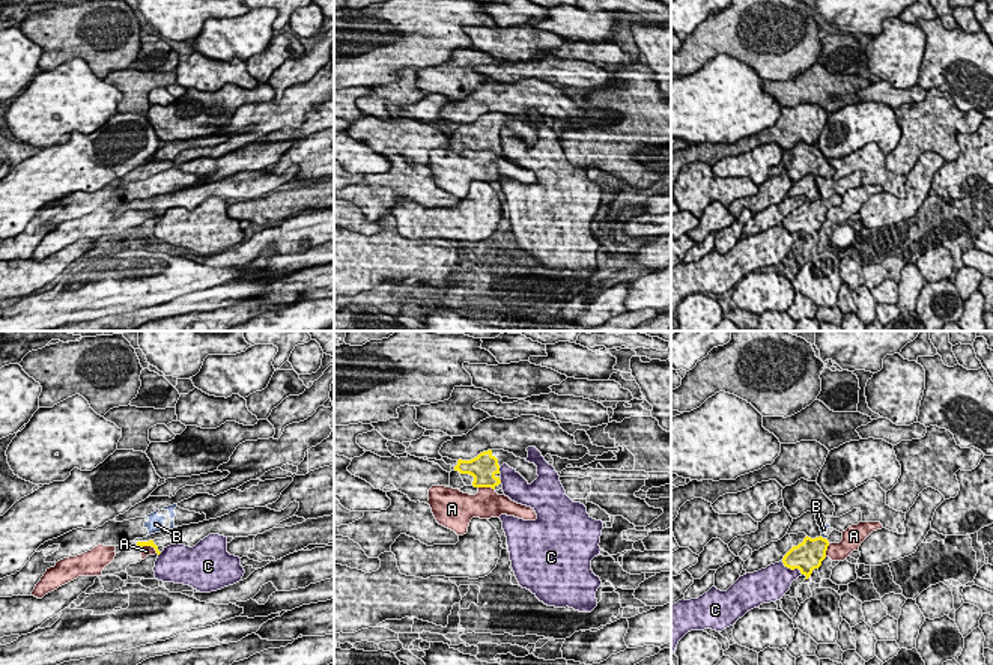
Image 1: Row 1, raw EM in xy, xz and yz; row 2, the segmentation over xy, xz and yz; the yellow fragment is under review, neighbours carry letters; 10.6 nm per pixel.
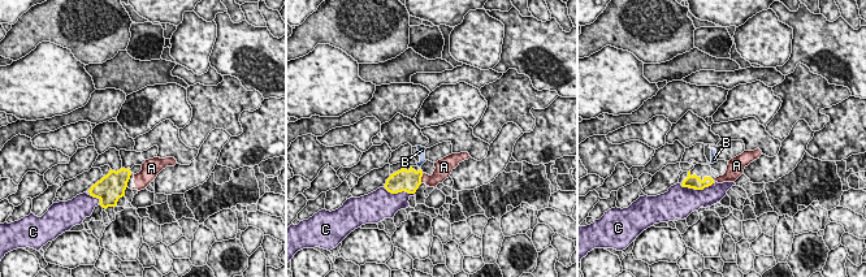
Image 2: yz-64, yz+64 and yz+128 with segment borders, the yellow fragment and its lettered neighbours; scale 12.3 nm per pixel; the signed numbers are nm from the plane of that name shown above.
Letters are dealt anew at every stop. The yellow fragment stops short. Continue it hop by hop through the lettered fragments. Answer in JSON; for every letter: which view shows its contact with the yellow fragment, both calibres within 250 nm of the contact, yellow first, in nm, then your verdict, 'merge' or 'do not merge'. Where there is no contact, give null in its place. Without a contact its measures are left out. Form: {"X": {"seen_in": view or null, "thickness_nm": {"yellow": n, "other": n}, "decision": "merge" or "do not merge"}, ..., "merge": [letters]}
{"A": {"seen_in": "xz", "thickness_nm": {"yellow": 280, "other": 320}, "decision": "do not merge"}, "B": {"seen_in": "yz", "thickness_nm": {"yellow": 320, "other": 70}, "decision": "do not merge"}, "C": {"seen_in": "yz", "thickness_nm": {"yellow": 320, "other": 340}, "decision": "do not merge"}, "merge": []}

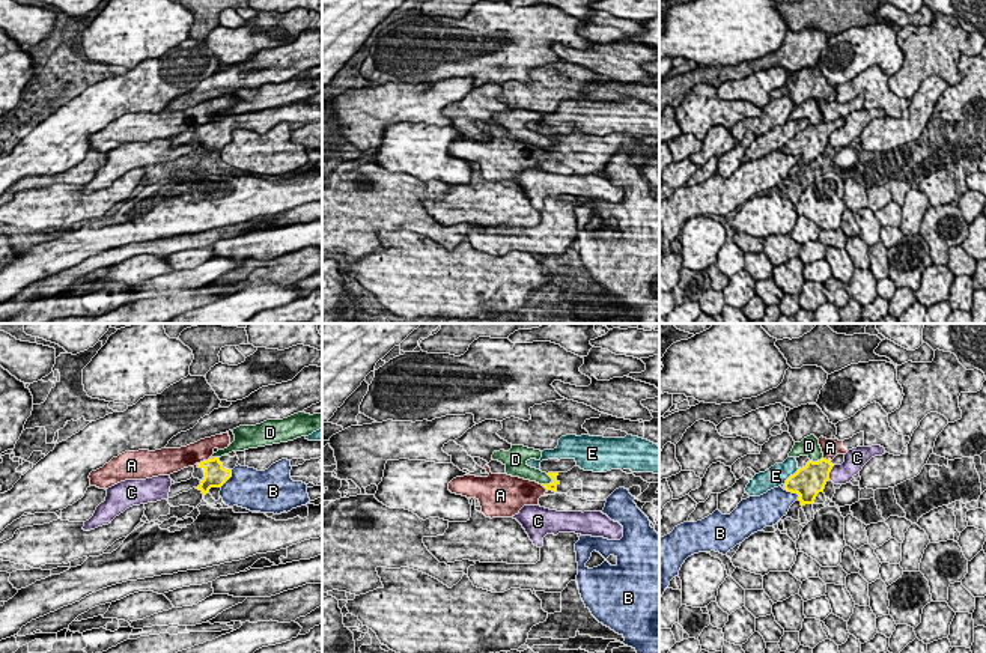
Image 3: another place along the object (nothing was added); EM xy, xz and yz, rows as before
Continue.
{"A": {"seen_in": "xy", "thickness_nm": {"yellow": 240, "other": 220}, "decision": "do not merge"}, "B": {"seen_in": "yz", "thickness_nm": {"yellow": 340, "other": 320}, "decision": "do not merge"}, "C": {"seen_in": "yz", "thickness_nm": {"yellow": 320, "other": 220}, "decision": "do not merge"}, "D": {"seen_in": "xz", "thickness_nm": {"yellow": 100, "other": 140}, "decision": "do not merge"}, "E": {"seen_in": "yz", "thickness_nm": {"yellow": 340, "other": 220}, "decision": "do not merge"}, "merge": []}

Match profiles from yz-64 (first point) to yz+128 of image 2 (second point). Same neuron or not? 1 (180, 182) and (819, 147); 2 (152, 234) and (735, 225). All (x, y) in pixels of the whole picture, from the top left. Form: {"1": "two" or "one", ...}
{"1": "two", "2": "one"}

